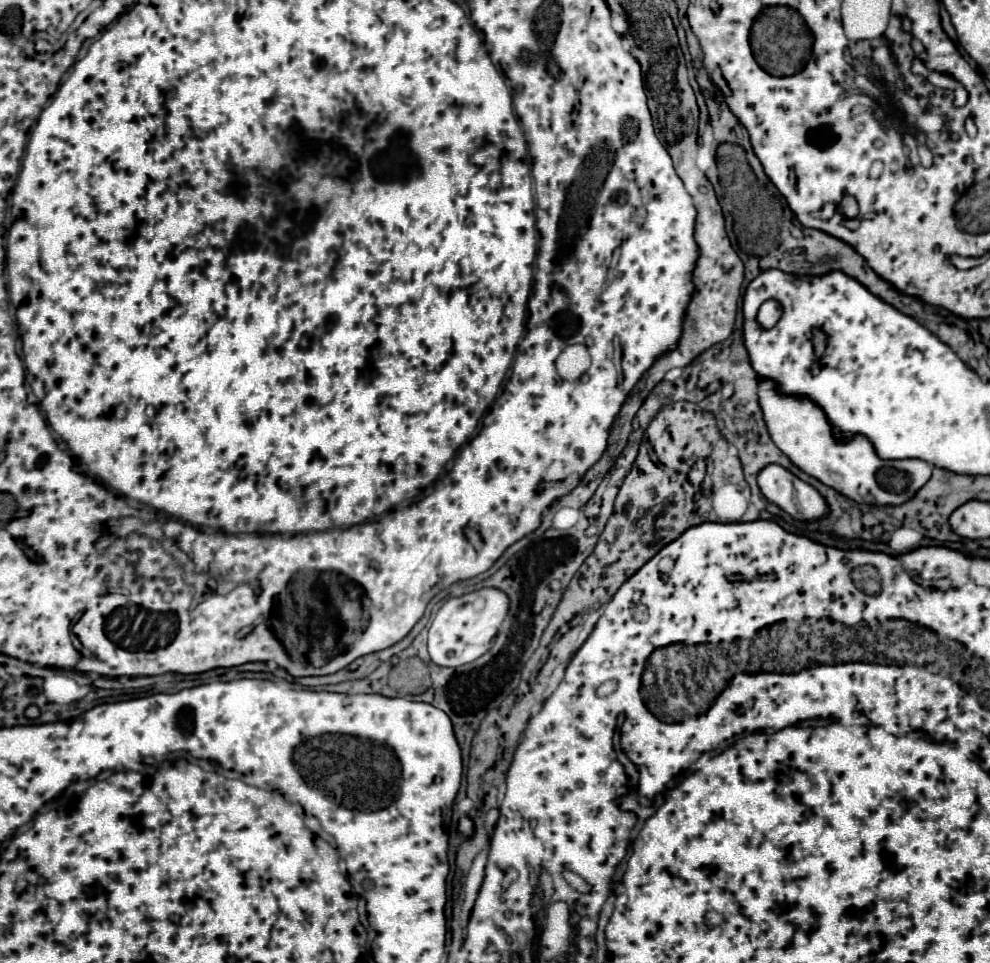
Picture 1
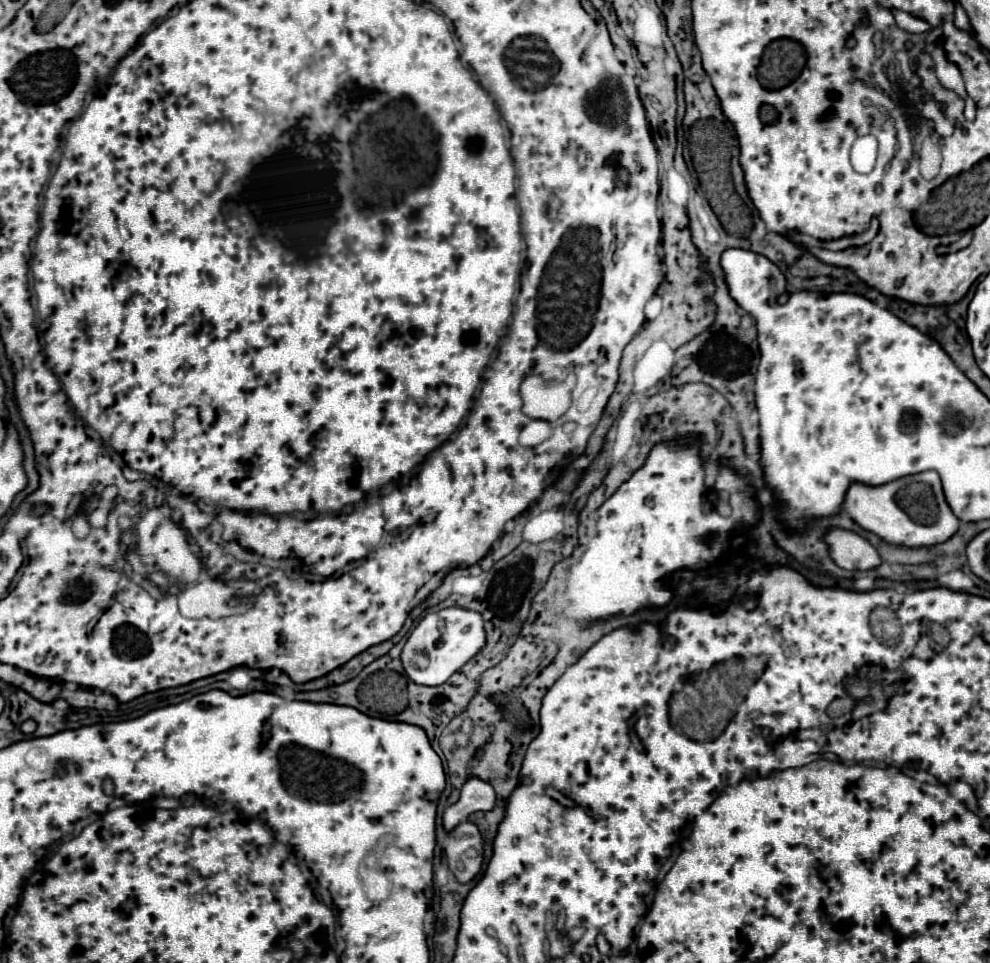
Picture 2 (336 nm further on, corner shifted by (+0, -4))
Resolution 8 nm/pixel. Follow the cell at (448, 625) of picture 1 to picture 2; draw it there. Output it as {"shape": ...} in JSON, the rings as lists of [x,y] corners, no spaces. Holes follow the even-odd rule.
{"shape":[[[450,607],[436,613],[428,613],[410,633],[400,661],[404,673],[416,685],[442,685],[456,673],[466,661],[470,661],[486,643],[486,631],[482,623],[482,615],[462,607]]]}

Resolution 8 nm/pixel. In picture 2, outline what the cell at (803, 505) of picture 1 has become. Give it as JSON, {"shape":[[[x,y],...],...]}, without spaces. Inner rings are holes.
{"shape":[[[832,529],[826,535],[830,557],[834,563],[848,571],[870,571],[876,569],[882,559],[878,551],[860,535],[844,529]]]}

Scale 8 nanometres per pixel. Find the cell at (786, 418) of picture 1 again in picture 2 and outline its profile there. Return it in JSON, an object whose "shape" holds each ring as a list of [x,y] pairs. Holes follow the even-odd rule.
{"shape":[[[924,471],[910,477],[896,479],[880,487],[854,483],[848,489],[844,511],[866,531],[878,535],[886,543],[902,547],[932,547],[948,541],[960,527],[958,517],[948,507],[940,477],[936,471]]]}

